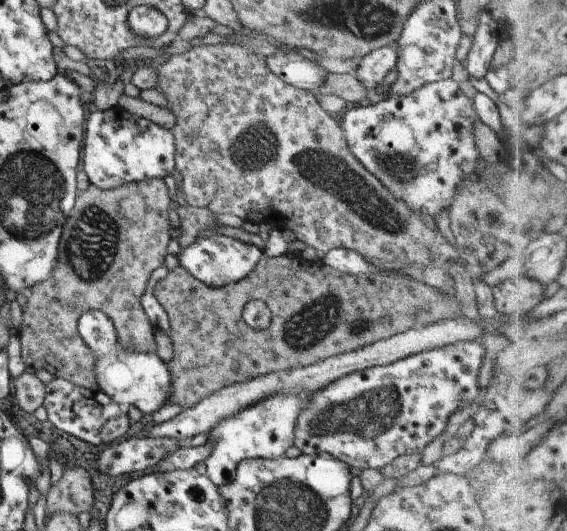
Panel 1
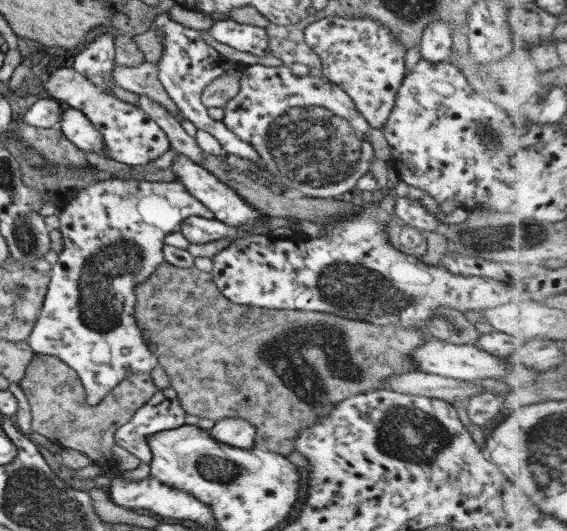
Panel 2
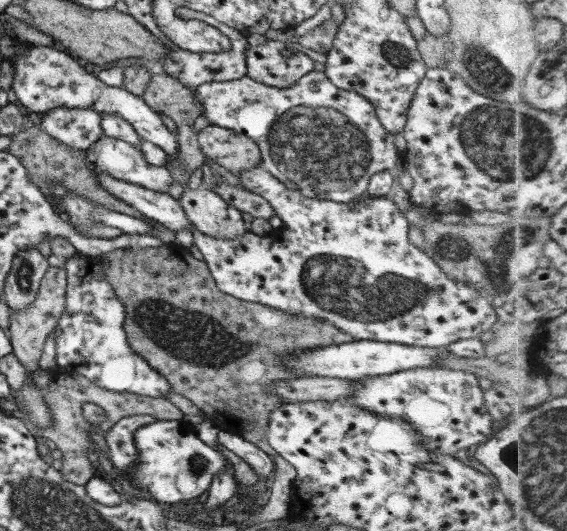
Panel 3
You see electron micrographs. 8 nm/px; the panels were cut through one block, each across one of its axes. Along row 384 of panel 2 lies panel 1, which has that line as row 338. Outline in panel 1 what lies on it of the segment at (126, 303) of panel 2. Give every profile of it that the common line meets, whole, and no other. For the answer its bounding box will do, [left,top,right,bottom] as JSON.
[78,310,170,415]

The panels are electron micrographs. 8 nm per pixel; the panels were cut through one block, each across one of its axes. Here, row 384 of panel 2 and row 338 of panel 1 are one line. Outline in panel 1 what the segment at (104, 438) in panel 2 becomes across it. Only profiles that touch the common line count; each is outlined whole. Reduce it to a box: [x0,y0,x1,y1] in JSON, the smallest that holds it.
[16,178,170,390]

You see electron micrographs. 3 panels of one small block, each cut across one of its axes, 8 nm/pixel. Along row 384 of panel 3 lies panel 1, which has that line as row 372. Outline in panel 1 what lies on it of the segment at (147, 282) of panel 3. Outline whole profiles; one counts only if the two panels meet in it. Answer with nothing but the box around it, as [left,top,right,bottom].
[152,255,467,410]

